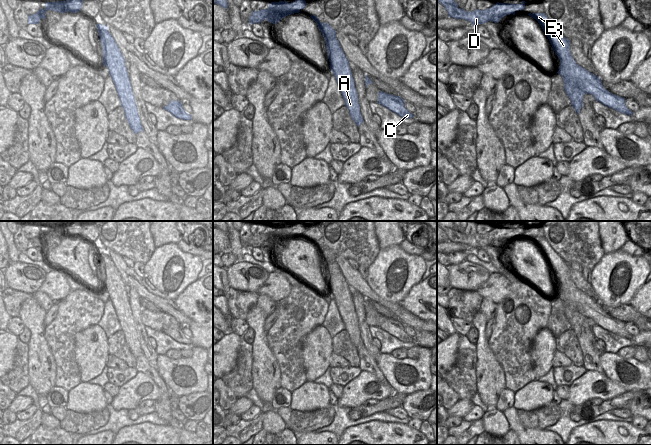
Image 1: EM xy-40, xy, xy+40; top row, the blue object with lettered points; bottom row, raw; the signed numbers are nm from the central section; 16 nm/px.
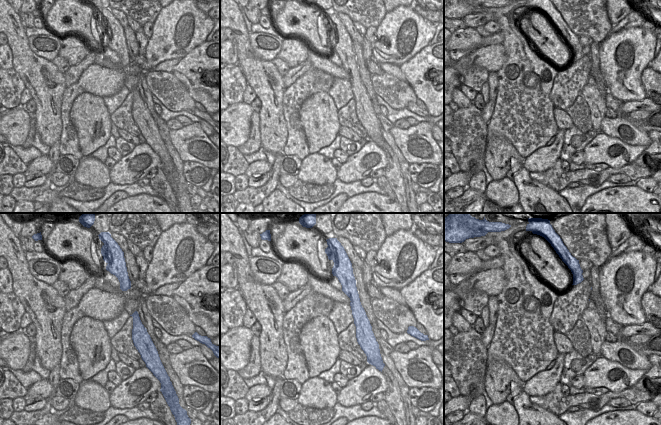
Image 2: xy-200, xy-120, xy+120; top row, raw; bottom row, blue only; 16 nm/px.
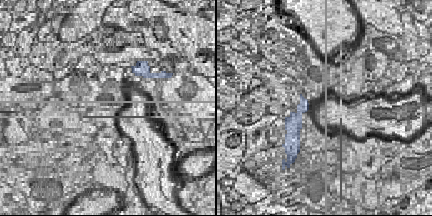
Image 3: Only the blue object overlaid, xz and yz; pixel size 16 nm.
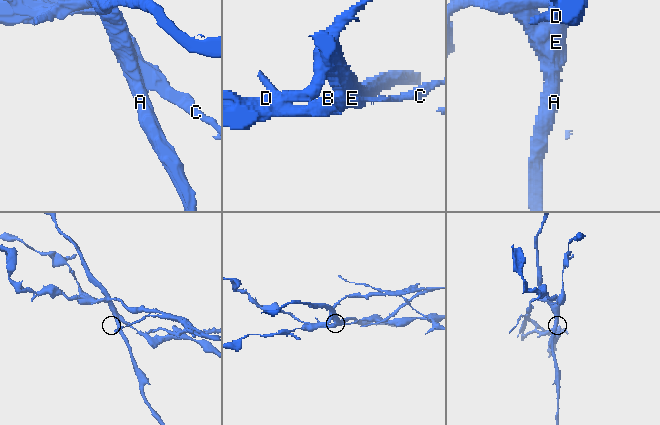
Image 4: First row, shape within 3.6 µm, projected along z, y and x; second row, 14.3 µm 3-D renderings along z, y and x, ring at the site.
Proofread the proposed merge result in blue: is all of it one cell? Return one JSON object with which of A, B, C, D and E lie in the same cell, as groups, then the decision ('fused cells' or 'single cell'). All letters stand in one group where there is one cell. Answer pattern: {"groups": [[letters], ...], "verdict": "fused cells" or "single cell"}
{"groups": [["A"], ["B", "C", "D", "E"]], "verdict": "fused cells"}

